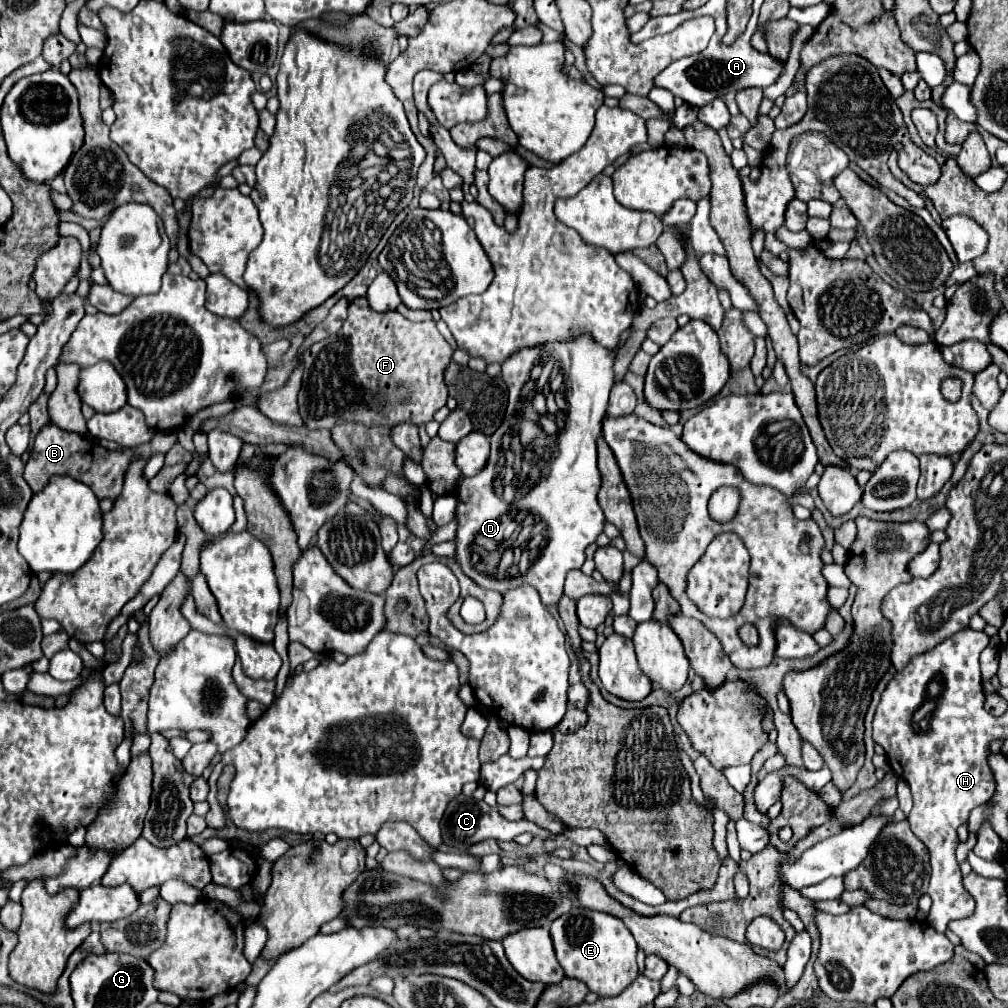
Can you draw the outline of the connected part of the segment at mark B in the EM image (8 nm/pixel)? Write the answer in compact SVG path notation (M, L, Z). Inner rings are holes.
M49 421L47 425L41 427L41 431L37 433L37 437L33 441L33 449L31 449L29 461L25 465L25 481L29 483L29 487L33 491L41 491L53 475L69 475L69 477L85 483L87 487L91 487L93 493L97 495L97 499L105 499L105 497L117 499L123 489L125 469L135 455L137 457L151 457L159 451L167 453L175 443L177 443L175 431L157 431L155 437L151 439L151 443L141 445L137 449L125 449L121 453L121 451L109 451L109 449L101 447L99 455L91 455L91 447L93 447L91 441L87 441L81 435L67 433L61 427L53 427L53 423Z

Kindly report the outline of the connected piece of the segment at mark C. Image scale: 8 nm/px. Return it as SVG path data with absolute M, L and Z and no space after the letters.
M459 795L455 797L445 815L443 815L443 823L441 823L441 833L443 833L443 841L459 851L465 851L469 845L477 843L477 841L483 841L483 839L497 839L497 841L507 841L507 839L513 839L517 837L519 833L525 833L525 831L531 831L535 837L539 837L541 841L549 841L555 837L555 833L527 821L527 819L521 819L517 823L511 823L507 821L499 811L497 807L489 807L485 801L475 801L473 797L467 797L467 795Z

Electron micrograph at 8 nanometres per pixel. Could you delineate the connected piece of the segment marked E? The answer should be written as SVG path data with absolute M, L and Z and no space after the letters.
M575 905L567 915L561 915L555 919L555 923L551 923L551 939L555 945L557 961L563 967L565 975L583 981L589 991L597 993L599 997L619 995L639 975L635 961L637 943L623 921L609 913Z

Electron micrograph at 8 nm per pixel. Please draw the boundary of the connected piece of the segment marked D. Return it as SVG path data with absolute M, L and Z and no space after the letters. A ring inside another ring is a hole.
M583 335L583 337L579 337L571 343L567 341L567 343L541 345L541 347L533 347L533 349L521 349L519 353L515 353L513 357L509 357L503 363L503 381L507 383L507 391L509 391L509 405L507 405L507 411L505 411L505 419L489 439L491 441L491 455L489 455L487 465L483 467L483 471L479 475L465 477L459 485L459 491L457 491L457 519L459 519L457 561L463 567L463 571L477 585L503 593L503 591L509 591L511 587L527 583L527 585L535 587L539 591L539 597L541 597L543 605L553 605L553 603L559 603L559 599L563 597L565 575L571 569L581 569L581 565L585 561L585 547L595 541L595 537L603 531L603 523L605 523L603 511L597 505L597 493L599 493L599 485L601 485L601 475L599 475L599 469L597 469L597 439L601 437L601 423L603 423L603 417L605 417L609 391L613 387L613 369L611 369L613 359L615 359L615 355L609 349L597 345L593 339ZM535 395L547 397L547 411L545 413L537 413L535 409L531 409L531 399Z

